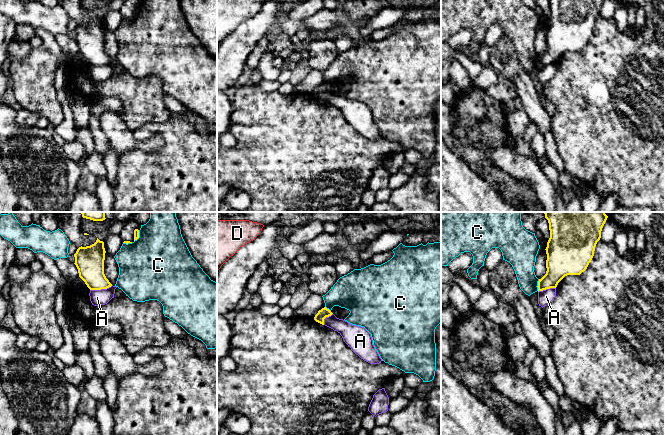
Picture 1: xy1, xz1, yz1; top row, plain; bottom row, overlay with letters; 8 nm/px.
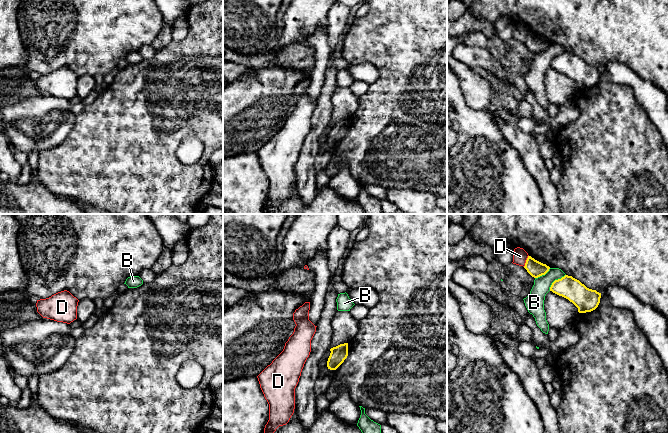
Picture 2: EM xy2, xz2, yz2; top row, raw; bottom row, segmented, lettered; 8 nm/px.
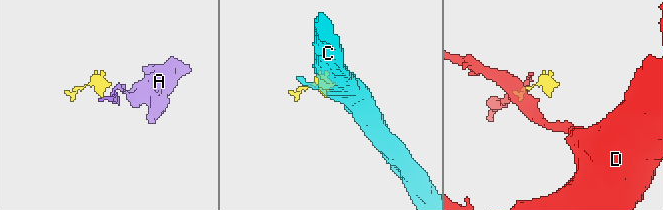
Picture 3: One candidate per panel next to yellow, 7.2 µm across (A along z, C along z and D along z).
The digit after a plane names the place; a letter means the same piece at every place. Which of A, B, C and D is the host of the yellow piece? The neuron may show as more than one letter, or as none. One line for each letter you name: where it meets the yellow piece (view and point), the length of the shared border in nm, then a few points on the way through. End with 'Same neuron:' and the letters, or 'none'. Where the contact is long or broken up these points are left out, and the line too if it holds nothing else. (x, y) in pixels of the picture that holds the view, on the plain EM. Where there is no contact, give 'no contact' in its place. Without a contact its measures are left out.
Same neuron: none

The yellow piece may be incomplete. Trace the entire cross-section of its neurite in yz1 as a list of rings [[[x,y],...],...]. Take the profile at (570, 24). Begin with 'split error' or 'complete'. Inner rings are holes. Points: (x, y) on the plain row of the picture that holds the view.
complete | [[[549,0],[550,14],[546,23],[546,50],[538,57],[538,68],[556,64],[567,51],[580,51],[591,38],[604,0]]]

